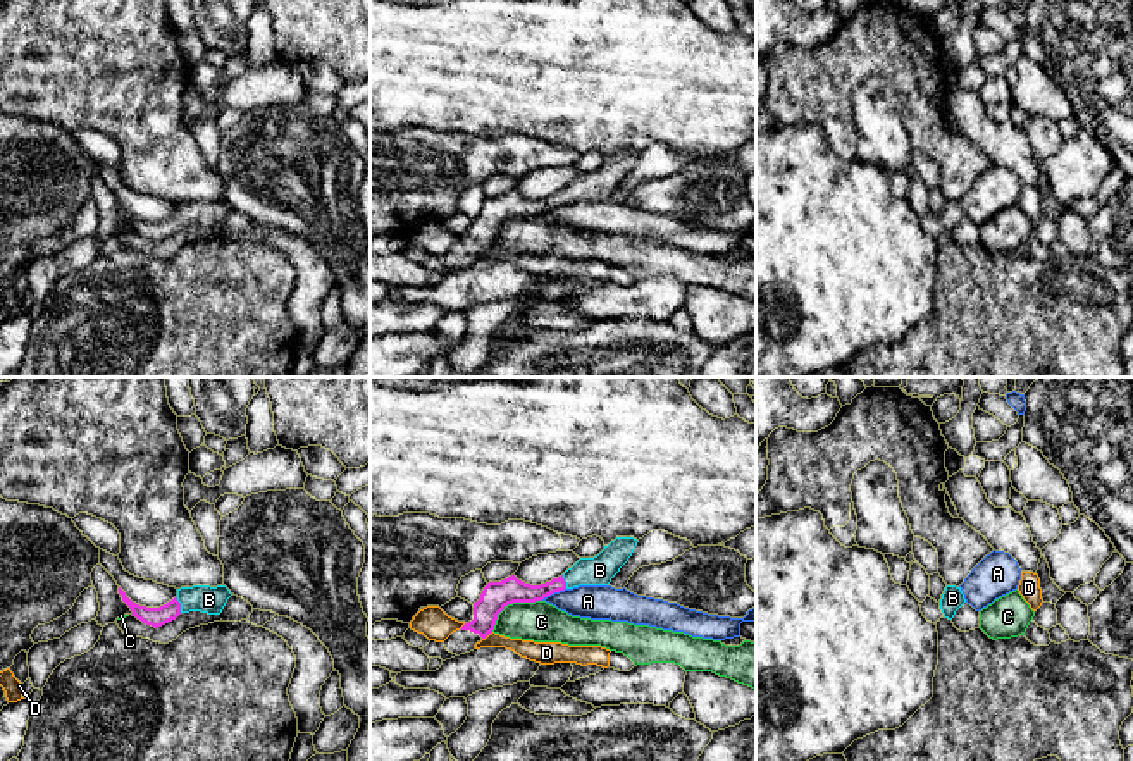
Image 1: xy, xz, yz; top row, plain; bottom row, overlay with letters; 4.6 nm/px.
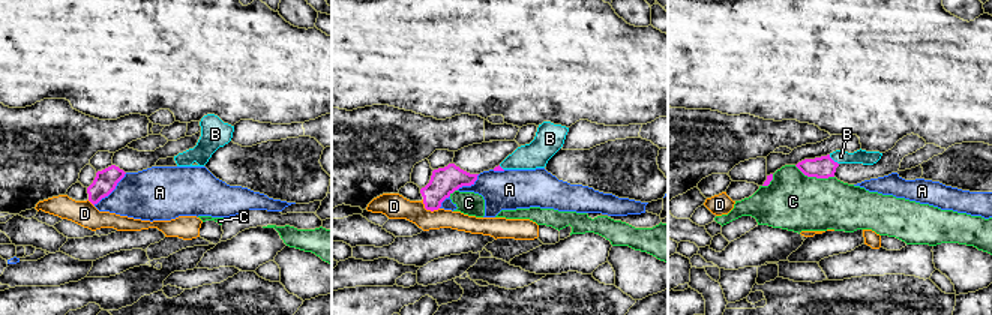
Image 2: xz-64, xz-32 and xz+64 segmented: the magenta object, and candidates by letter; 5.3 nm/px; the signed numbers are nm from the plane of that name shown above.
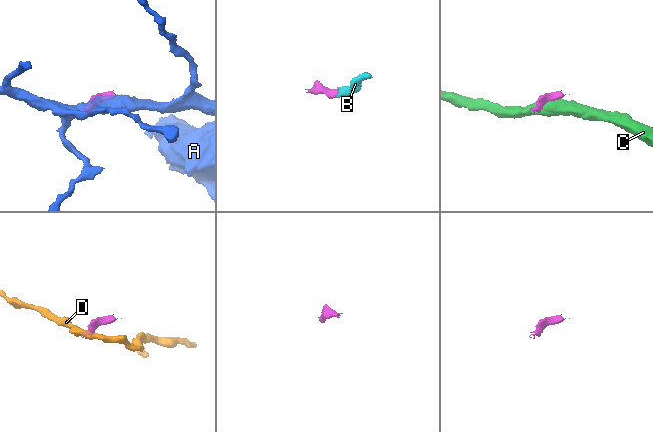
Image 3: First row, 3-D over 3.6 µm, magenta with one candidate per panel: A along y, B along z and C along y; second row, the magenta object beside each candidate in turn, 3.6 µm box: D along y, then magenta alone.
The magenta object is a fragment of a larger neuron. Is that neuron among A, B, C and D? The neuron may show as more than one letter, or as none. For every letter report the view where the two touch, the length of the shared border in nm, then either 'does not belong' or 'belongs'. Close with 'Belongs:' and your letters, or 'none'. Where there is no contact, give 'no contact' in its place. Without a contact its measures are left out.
A: xz | 130 nm | does not belong
B: xy | 80 nm | belongs
C: xz | 280 nm | does not belong
D: xz | 70 nm | does not belong
Belongs: B

